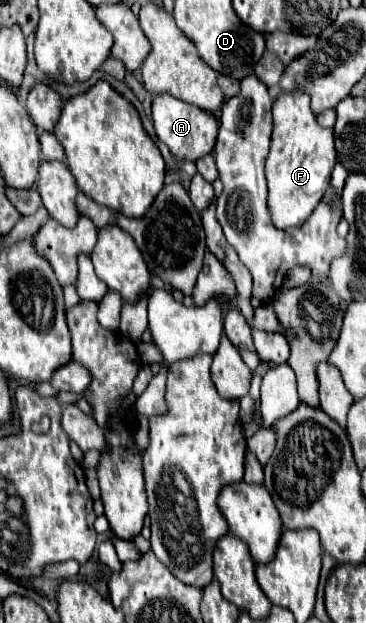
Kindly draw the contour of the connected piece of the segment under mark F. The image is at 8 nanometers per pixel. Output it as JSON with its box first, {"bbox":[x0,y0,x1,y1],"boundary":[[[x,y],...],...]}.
{"bbox":[265,89,337,229],"boundary":[[[295,89],[295,93],[279,93],[273,103],[273,135],[271,135],[269,157],[265,161],[265,175],[269,187],[269,211],[273,223],[279,229],[297,229],[309,219],[309,213],[313,213],[313,209],[323,199],[329,187],[333,165],[337,163],[333,129],[325,129],[317,123],[317,115],[311,111],[309,101],[311,97],[303,93],[303,89]]]}

